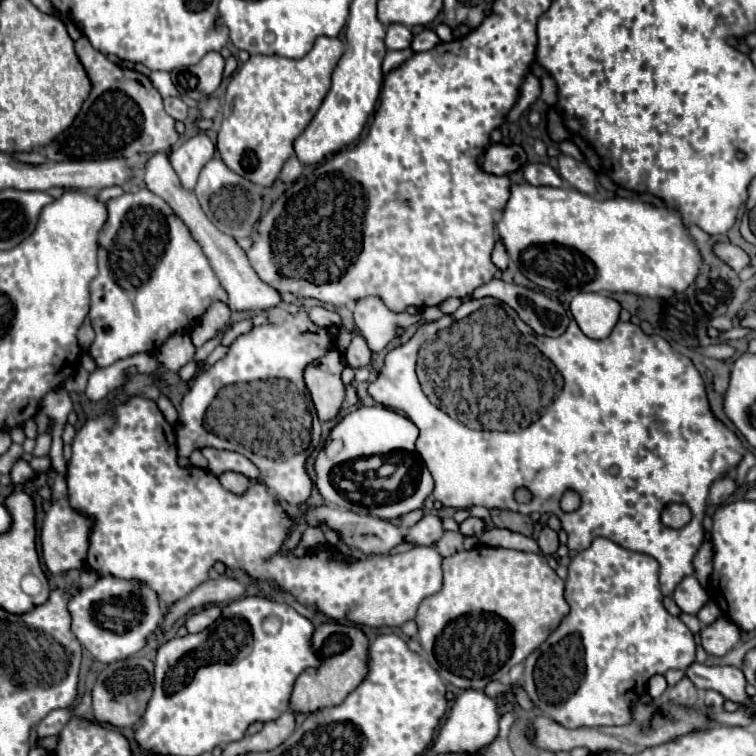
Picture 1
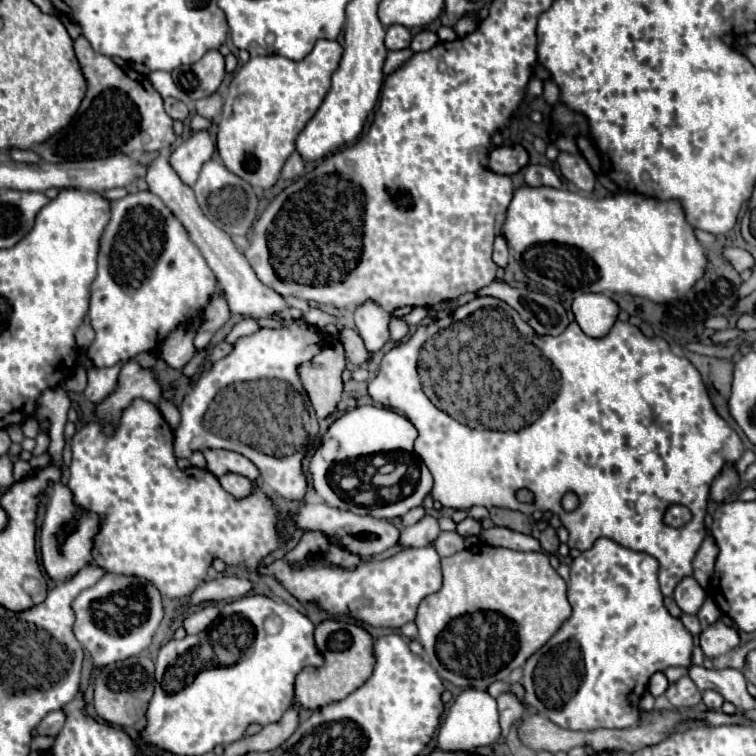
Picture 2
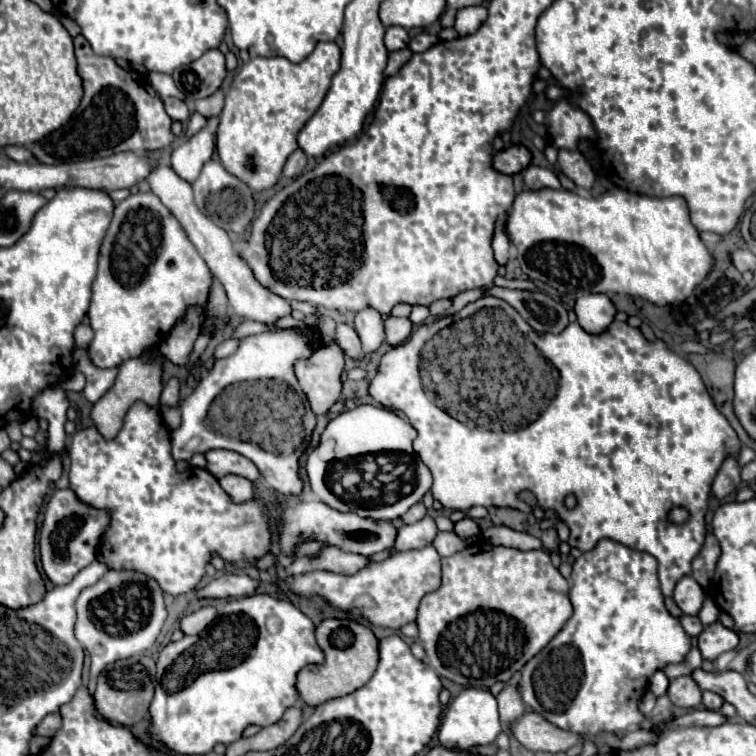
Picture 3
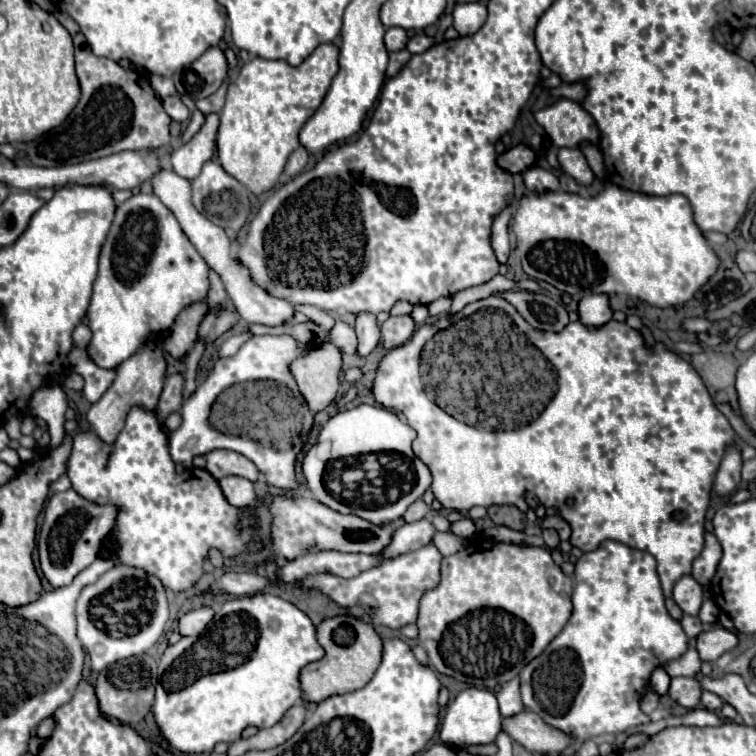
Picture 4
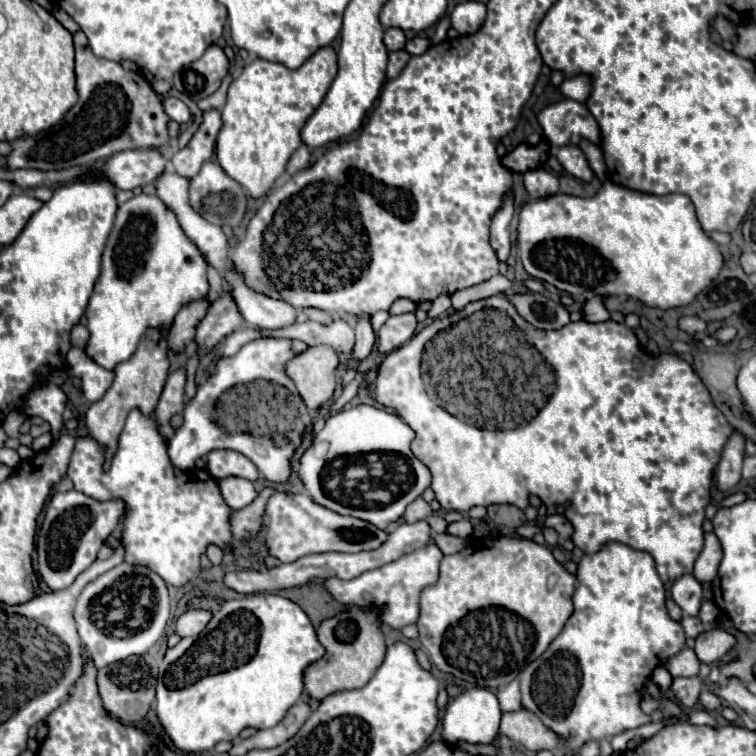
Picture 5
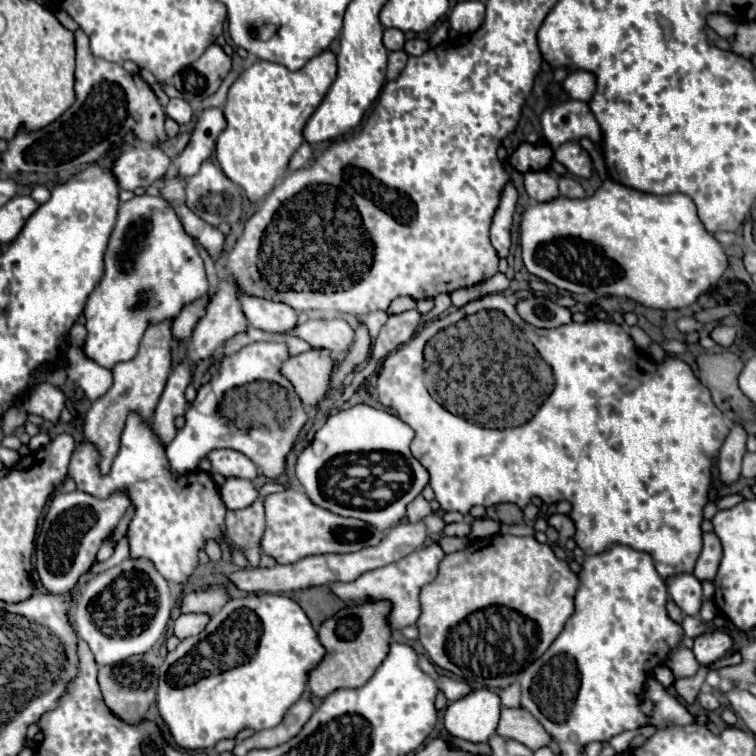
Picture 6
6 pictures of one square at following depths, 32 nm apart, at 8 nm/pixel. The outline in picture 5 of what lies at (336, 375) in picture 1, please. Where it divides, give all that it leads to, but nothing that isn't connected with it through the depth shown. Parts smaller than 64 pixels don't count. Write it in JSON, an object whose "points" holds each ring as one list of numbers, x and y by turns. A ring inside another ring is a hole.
{"points":[[328,346,308,348,284,366,310,410,318,410,332,398,336,390,336,368,338,354]]}

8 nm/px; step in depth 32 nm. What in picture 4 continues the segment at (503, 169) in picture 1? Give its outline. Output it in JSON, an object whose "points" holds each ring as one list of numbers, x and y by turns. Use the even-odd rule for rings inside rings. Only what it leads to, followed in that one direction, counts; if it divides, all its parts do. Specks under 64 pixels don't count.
{"points":[[518,144,512,150,508,150,506,154,498,156,498,166,510,174,524,172,524,170,532,168,534,164,536,164,536,152,524,144]]}

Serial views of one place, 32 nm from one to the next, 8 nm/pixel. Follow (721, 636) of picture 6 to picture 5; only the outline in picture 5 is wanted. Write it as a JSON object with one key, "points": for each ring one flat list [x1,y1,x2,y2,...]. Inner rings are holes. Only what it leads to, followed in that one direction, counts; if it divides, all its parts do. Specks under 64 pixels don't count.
{"points":[[712,628,704,634,700,634,696,638,696,646,694,646,694,652,698,656,700,662,704,664,714,664,718,662,726,652,732,650,732,646,736,644,734,636,720,630,720,628]]}

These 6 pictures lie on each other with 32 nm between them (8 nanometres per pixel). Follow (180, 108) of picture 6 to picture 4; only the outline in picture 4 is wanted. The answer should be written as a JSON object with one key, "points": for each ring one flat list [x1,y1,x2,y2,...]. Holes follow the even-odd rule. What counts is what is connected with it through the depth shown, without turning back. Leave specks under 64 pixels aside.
{"points":[[168,96,168,98,162,100,162,104,164,104,166,114,168,114,172,120,176,120,176,122,186,122,186,120,190,120,190,110,186,108,186,104,184,104,178,96]]}

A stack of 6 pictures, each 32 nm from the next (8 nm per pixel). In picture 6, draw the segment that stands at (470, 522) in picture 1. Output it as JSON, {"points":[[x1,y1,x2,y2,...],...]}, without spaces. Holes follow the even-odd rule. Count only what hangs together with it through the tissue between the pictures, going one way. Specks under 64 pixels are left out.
{"points":[[460,522,460,524,446,524,442,530,442,536,468,536,470,524]]}

